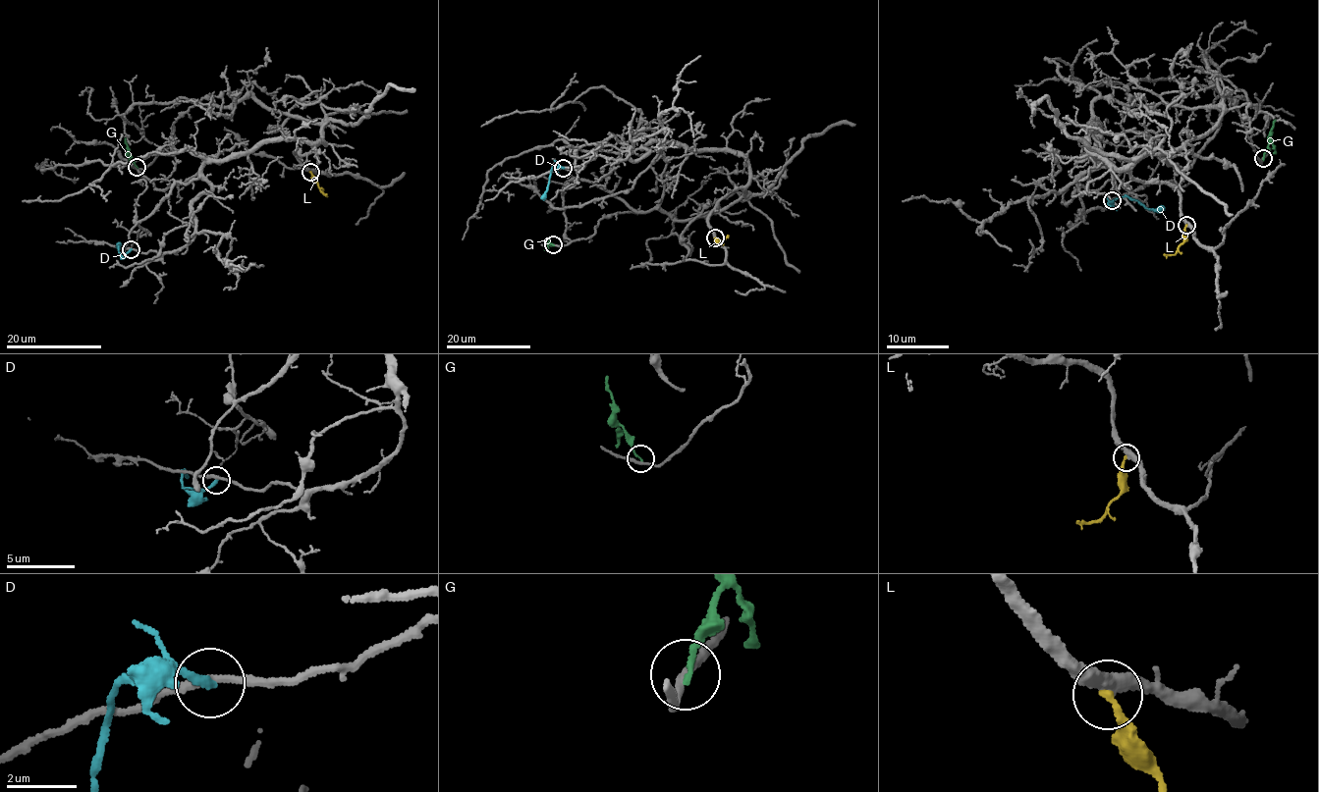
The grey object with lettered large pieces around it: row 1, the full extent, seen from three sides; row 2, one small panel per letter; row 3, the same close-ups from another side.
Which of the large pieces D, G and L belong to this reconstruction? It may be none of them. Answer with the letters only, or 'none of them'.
L

